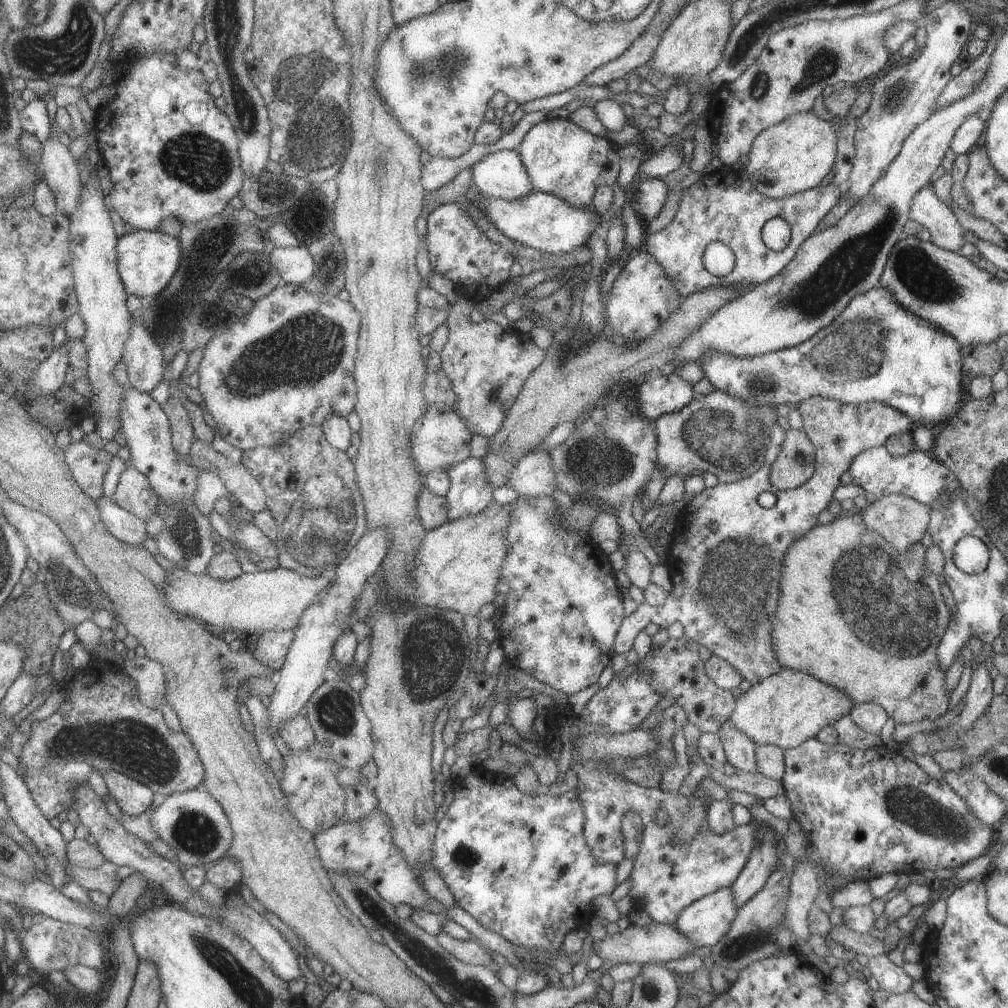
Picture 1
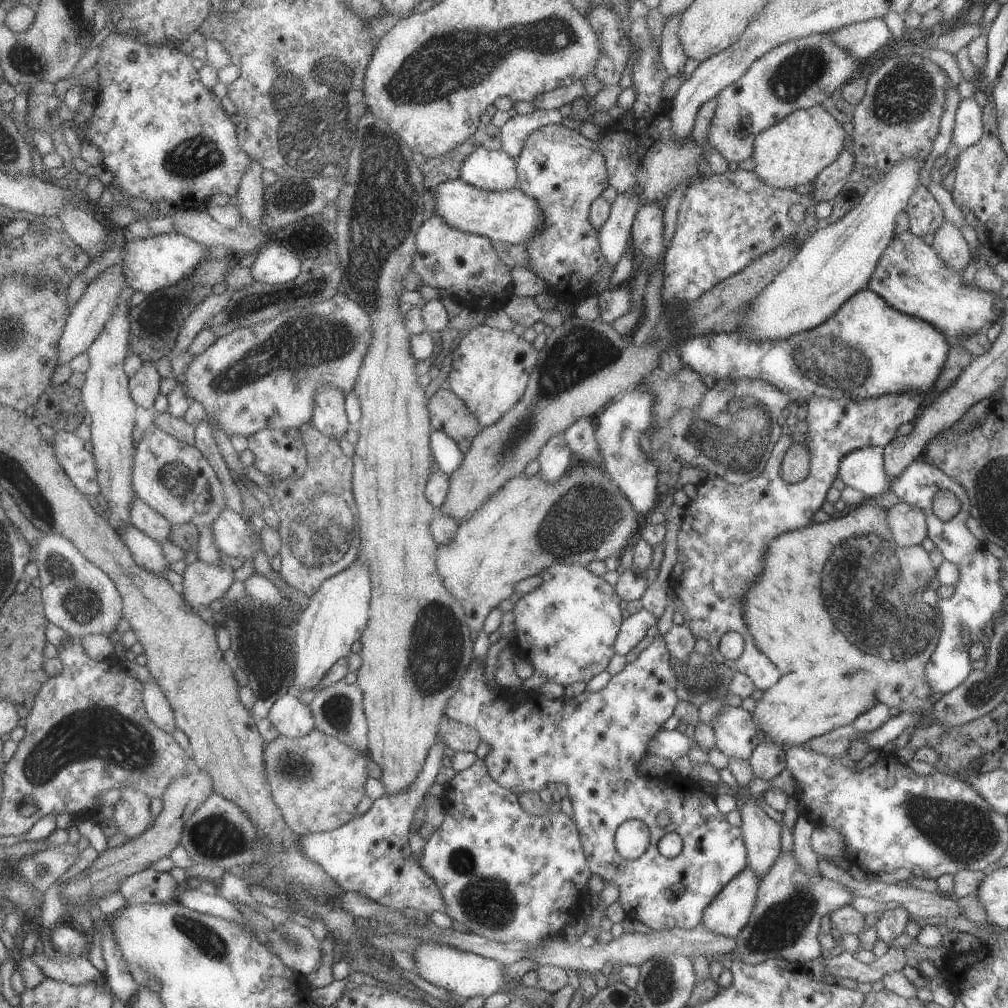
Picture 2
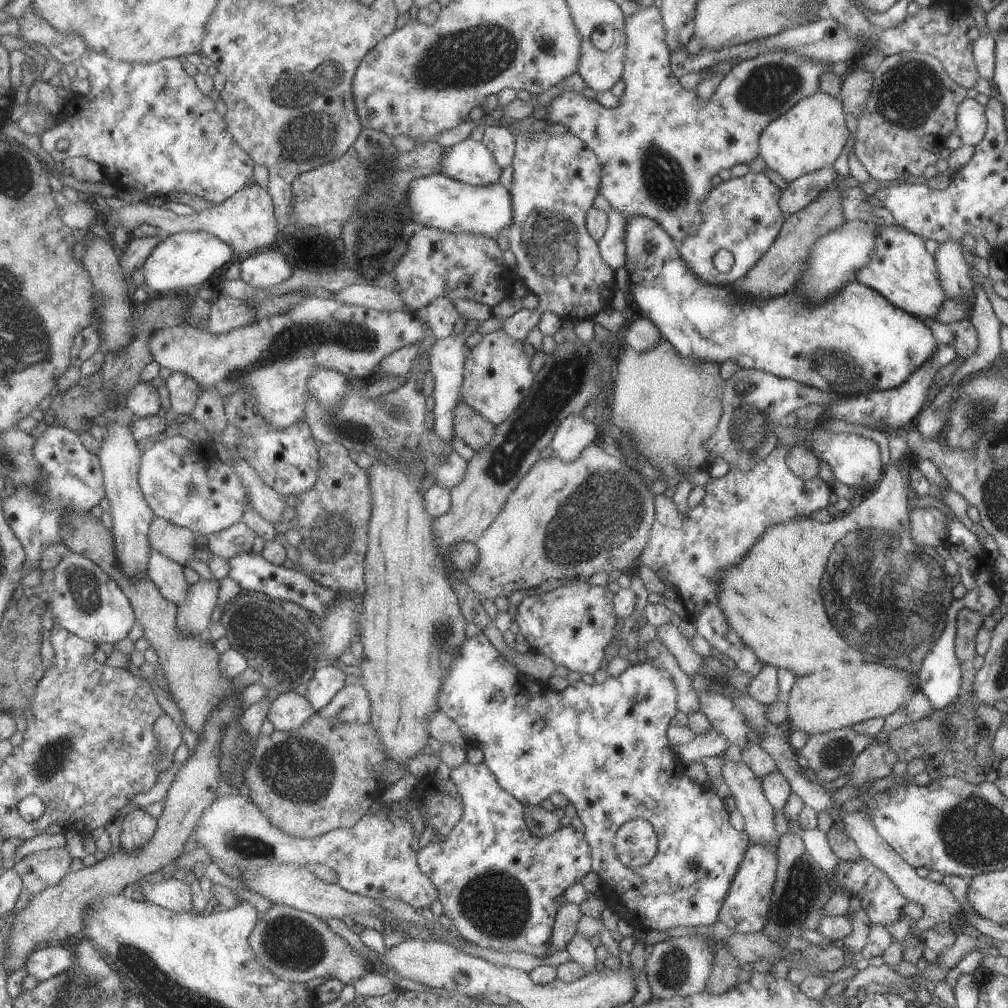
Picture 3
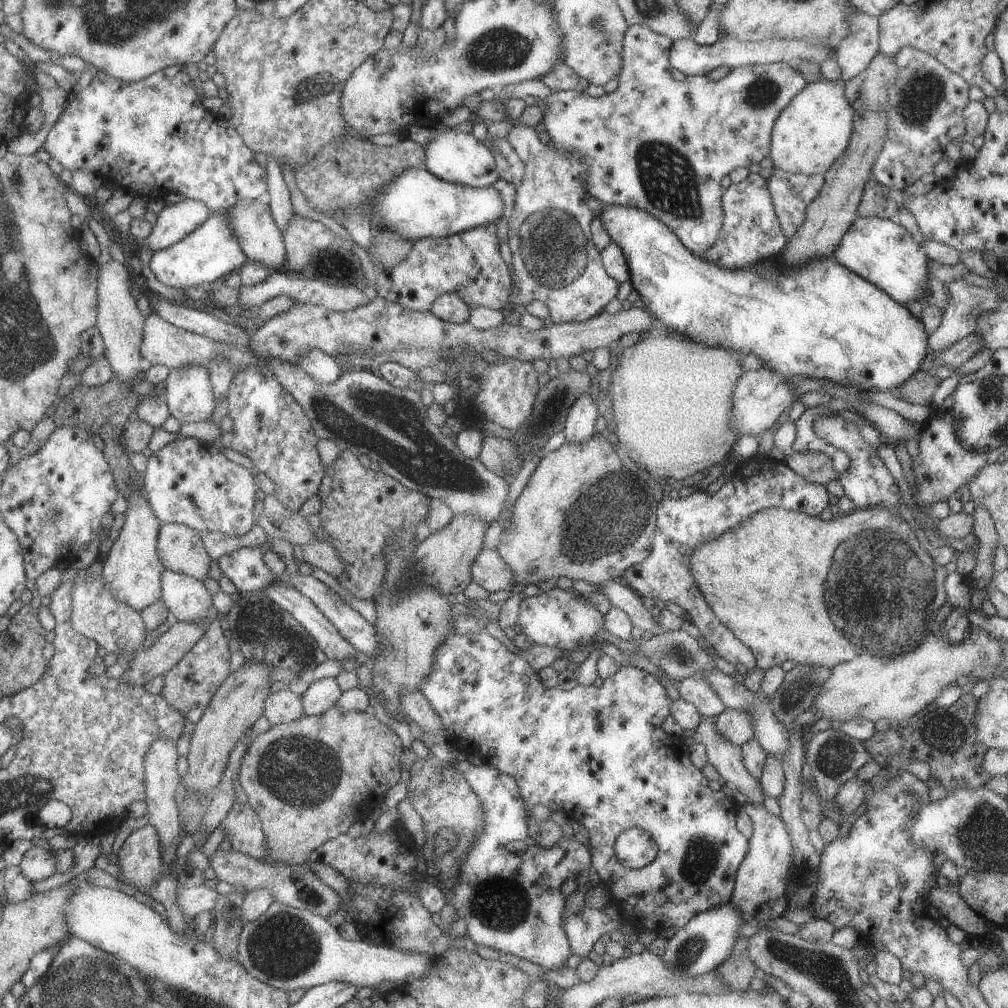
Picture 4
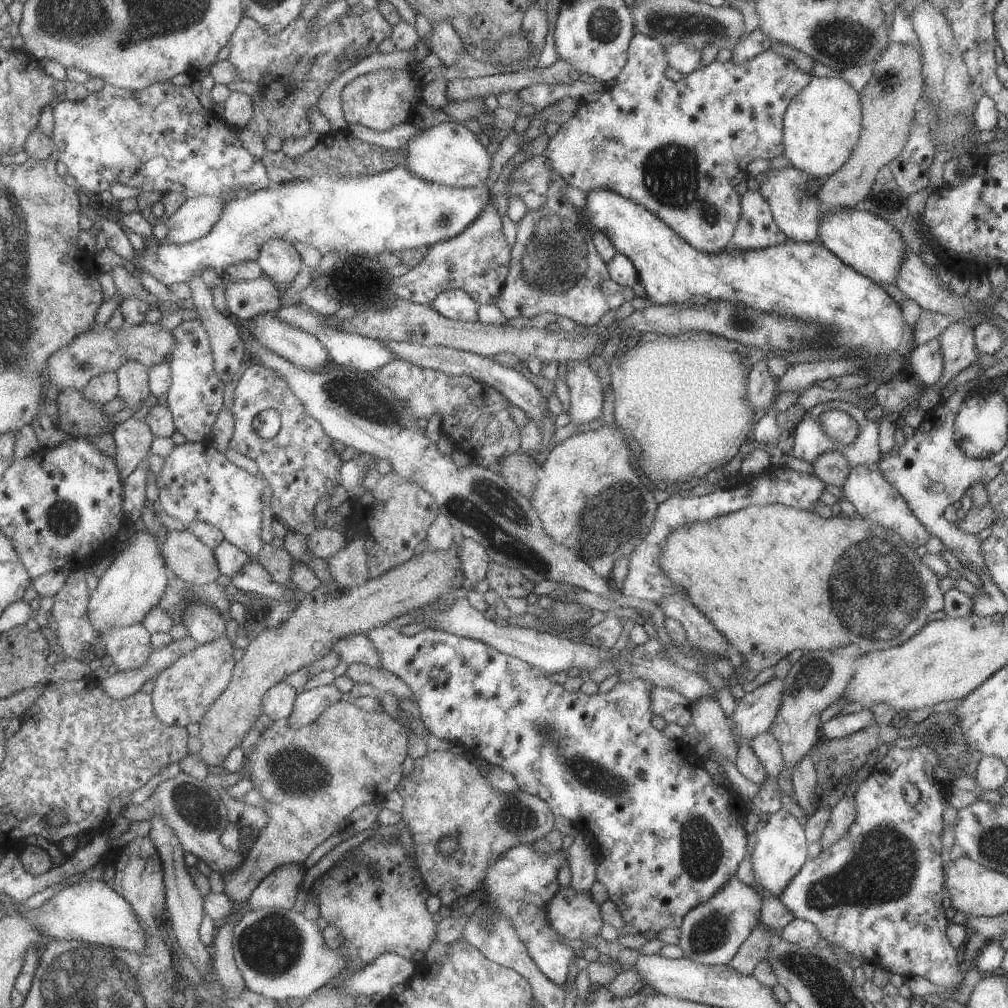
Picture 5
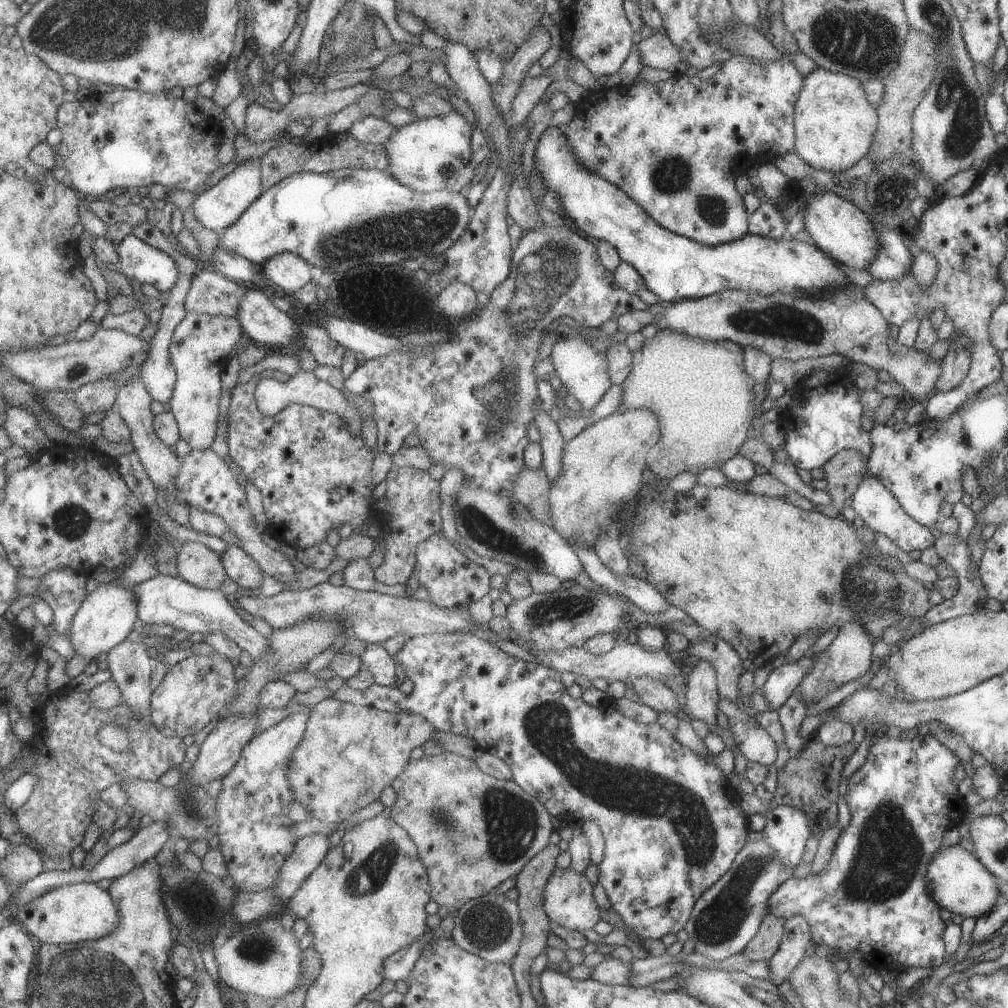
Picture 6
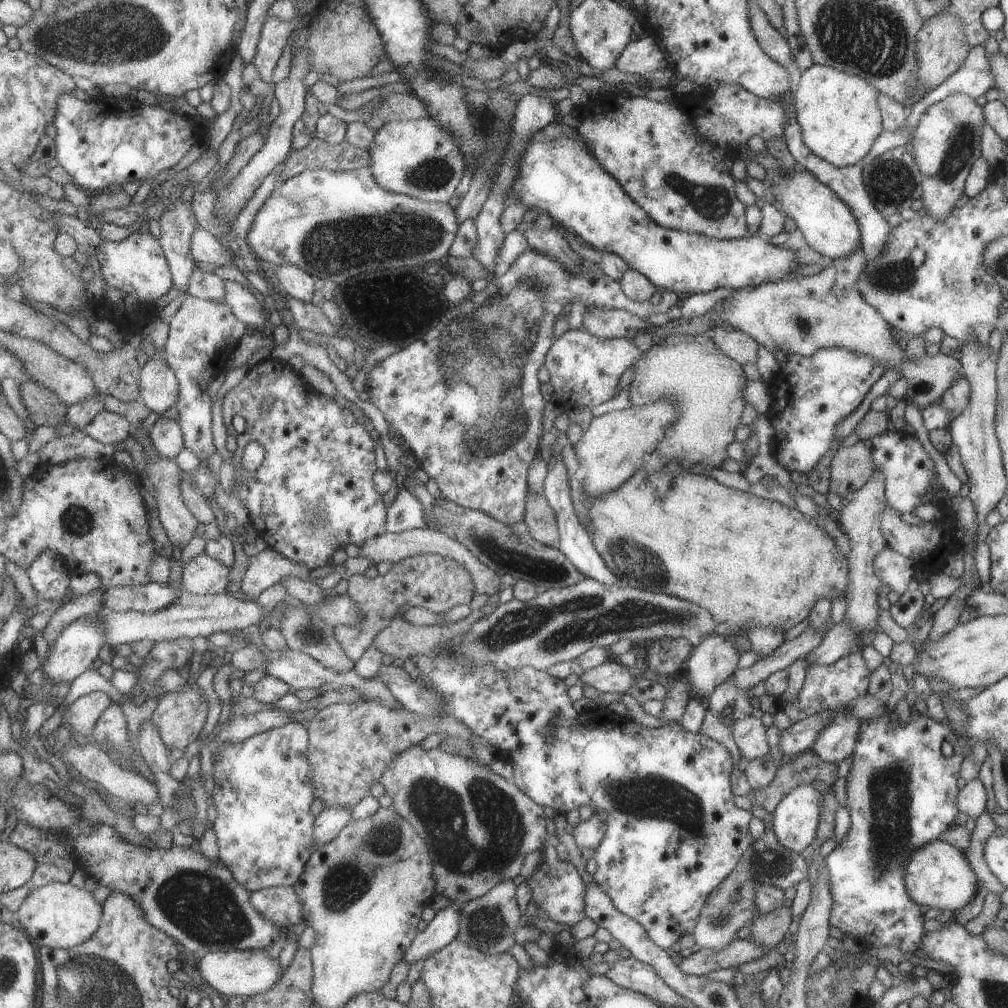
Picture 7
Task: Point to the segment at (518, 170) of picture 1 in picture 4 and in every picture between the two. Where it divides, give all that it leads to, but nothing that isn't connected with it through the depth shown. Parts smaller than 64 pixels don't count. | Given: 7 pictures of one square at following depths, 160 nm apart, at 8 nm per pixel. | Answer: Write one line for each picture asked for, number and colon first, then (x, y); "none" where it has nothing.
2: (489, 170)
3: (468, 162)
4: (457, 157)

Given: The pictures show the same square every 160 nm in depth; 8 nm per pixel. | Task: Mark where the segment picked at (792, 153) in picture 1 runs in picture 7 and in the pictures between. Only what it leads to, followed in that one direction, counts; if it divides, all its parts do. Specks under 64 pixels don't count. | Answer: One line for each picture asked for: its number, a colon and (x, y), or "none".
2: (792, 151)
3: (810, 136)
4: (812, 130)
5: (821, 125)
6: (834, 123)
7: (839, 118)

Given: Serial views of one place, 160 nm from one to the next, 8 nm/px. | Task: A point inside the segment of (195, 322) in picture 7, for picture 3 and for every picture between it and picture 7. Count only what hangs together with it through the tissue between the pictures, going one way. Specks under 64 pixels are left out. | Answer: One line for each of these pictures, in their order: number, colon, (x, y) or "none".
3: (184, 392)
4: (189, 392)
5: (195, 399)
6: (201, 345)

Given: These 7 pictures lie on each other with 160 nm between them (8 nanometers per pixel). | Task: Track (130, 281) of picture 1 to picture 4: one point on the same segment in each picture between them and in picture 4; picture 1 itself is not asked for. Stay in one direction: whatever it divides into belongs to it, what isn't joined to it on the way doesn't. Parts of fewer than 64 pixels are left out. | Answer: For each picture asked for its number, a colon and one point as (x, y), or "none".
2: (161, 261)
3: (183, 261)
4: (211, 252)

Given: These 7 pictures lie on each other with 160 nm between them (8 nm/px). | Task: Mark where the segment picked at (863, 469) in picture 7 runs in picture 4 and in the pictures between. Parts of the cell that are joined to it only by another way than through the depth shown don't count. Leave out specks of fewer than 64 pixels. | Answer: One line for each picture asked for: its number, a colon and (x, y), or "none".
4: (814, 467)
5: (831, 467)
6: (843, 472)

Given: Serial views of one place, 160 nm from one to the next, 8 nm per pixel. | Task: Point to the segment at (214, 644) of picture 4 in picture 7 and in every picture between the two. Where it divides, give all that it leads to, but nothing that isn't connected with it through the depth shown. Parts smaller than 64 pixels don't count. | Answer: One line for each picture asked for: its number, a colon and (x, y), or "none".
5: (182, 693)
6: (194, 690)
7: (179, 716)

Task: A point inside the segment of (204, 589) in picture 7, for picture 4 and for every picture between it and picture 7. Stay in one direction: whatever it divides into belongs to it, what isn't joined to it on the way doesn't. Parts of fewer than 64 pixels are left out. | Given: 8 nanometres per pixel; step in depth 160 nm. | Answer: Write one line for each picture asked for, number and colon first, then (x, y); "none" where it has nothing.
4: (180, 547)
5: (186, 556)
6: (197, 564)

